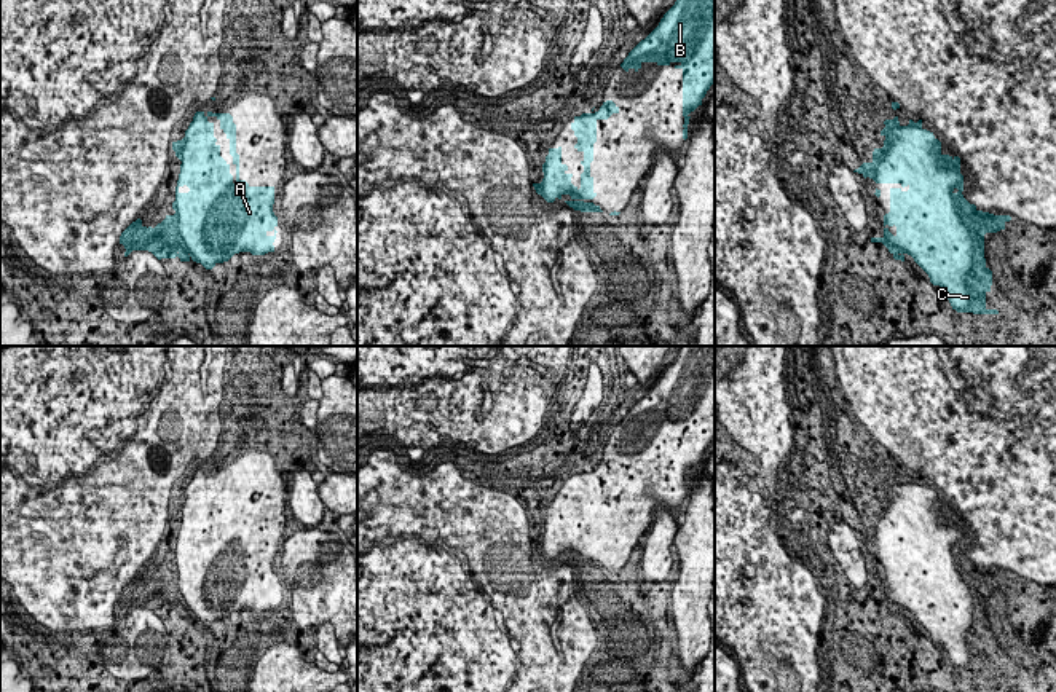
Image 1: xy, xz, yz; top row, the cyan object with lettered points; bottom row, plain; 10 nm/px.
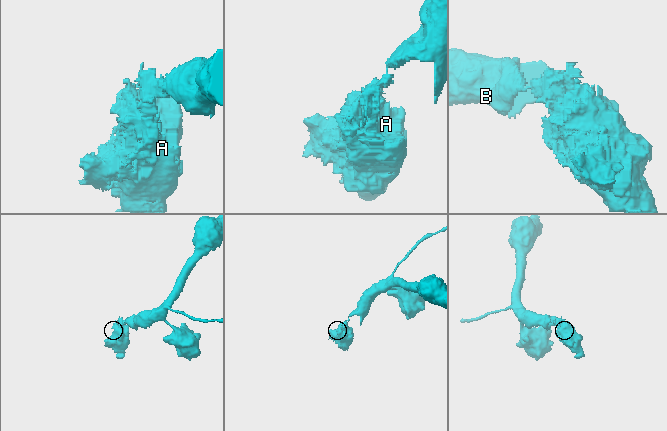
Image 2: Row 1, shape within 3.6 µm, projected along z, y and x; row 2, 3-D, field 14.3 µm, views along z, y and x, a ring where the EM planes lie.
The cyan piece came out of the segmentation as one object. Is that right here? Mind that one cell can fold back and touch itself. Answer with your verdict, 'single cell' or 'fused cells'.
single cell

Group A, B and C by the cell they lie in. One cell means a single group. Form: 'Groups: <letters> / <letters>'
Groups: A B C

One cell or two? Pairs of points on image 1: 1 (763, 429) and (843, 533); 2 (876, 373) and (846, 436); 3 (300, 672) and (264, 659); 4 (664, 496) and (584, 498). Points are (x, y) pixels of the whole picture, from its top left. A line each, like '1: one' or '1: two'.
1: two
2: two
3: one
4: one

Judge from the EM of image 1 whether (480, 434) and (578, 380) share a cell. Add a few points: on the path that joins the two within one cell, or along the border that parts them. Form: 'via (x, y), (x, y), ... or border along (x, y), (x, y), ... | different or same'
via (504, 420), (544, 380), (554, 380) | same

